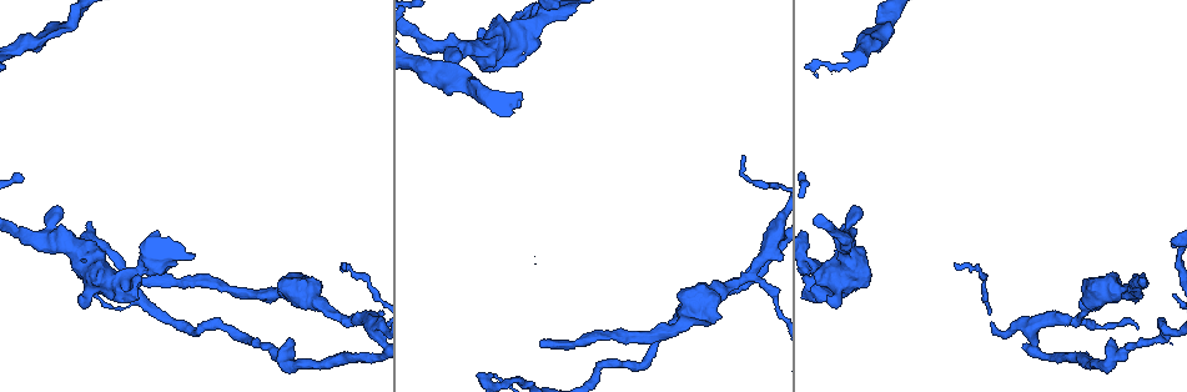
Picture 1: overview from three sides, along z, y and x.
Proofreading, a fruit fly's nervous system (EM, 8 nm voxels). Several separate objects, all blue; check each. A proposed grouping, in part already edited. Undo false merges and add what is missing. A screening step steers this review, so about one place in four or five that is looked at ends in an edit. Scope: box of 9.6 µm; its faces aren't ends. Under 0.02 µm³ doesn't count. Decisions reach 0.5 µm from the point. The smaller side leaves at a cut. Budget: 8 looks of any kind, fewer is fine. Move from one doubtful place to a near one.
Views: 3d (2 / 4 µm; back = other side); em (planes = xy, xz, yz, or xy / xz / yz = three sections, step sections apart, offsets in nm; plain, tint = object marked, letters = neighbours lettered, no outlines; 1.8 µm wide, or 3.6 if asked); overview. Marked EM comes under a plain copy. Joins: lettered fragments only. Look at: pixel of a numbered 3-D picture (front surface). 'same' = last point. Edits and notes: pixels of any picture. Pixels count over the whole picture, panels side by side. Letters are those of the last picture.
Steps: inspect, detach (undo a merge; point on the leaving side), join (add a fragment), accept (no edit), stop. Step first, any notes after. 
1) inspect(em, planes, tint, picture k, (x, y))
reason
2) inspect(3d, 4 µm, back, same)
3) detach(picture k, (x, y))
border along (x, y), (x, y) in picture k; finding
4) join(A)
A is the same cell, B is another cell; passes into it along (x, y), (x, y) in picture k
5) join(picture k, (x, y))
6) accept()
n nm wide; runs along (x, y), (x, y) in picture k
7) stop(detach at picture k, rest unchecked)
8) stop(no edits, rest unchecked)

inspect(em, planes, letters, picture 1, (554, 17))

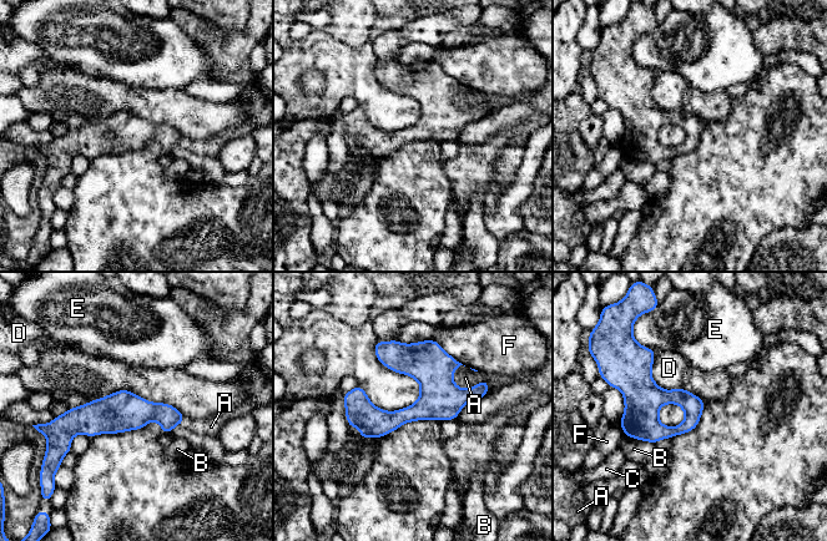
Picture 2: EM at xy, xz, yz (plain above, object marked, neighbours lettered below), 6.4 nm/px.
accept()
140 nm wide; D touches over 280 nm; A, B, C, D, E and F are other cells; one cell here

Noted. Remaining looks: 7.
inspect(em, planes, letters, picture 1, (465, 43))
branch point

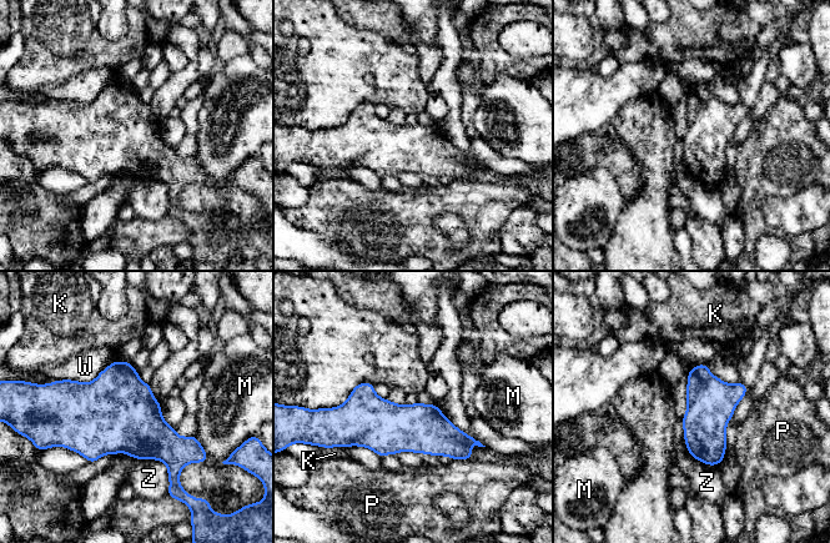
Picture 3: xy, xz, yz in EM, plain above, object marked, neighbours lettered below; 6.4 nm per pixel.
accept()
W touches over 440 nm; K, M, P, W and Z are other cells; one cell here

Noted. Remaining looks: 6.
inspect(3d, 4 µm, picture 1, (146, 282))
long arm stops here

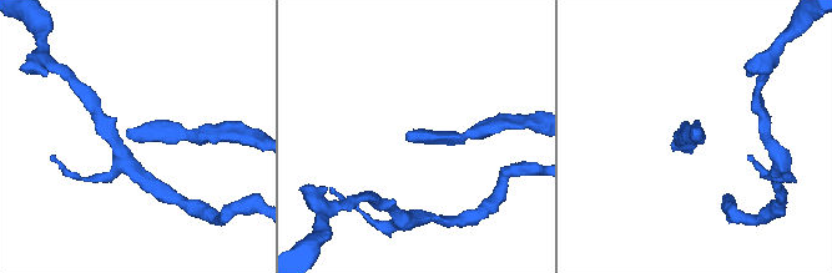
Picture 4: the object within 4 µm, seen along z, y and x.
inspect(em, planes, tint, picture 4, (410, 140))
need the tissue

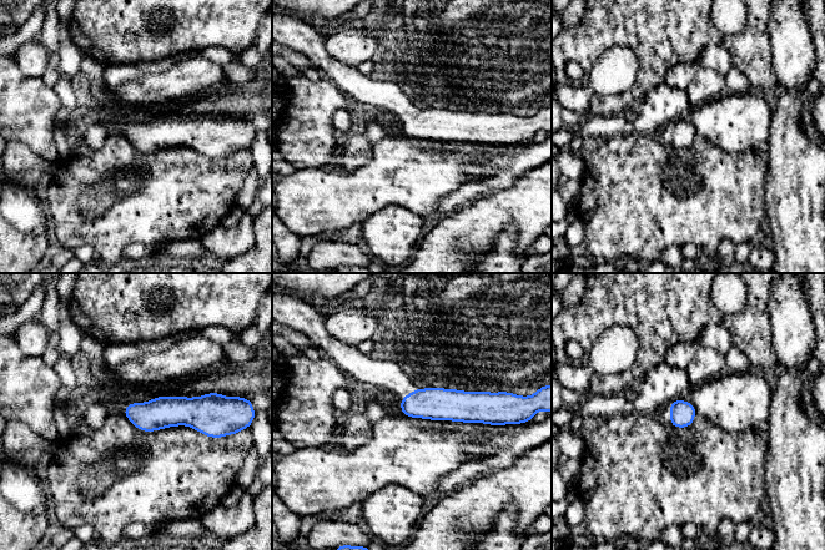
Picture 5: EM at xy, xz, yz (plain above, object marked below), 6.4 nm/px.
inspect(em, planes, letters, same)

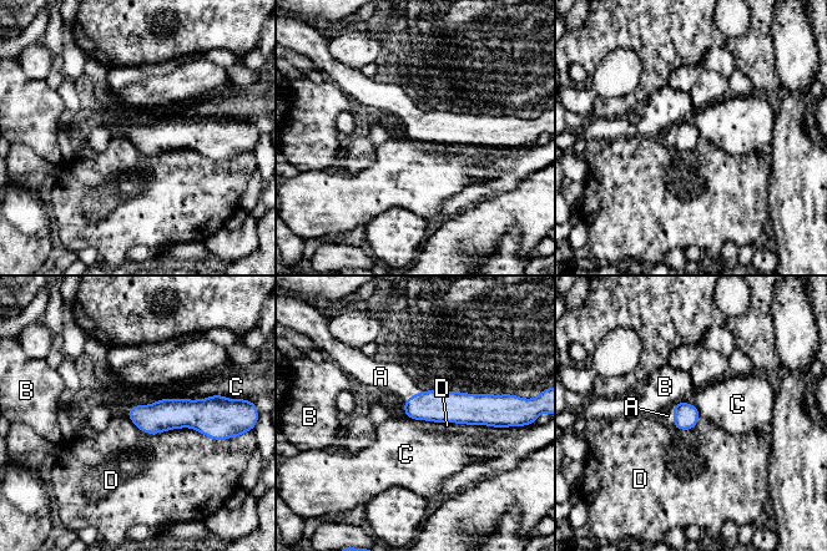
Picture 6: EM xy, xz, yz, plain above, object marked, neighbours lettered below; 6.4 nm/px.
join(A)
160 nm wide; A is the same cell, B, C and D are other cells; passes into it along (685, 415), (674, 416), (667, 415) in picture 6; it goes on there

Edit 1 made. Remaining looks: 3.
stop(join at picture 6, rest unchecked)

